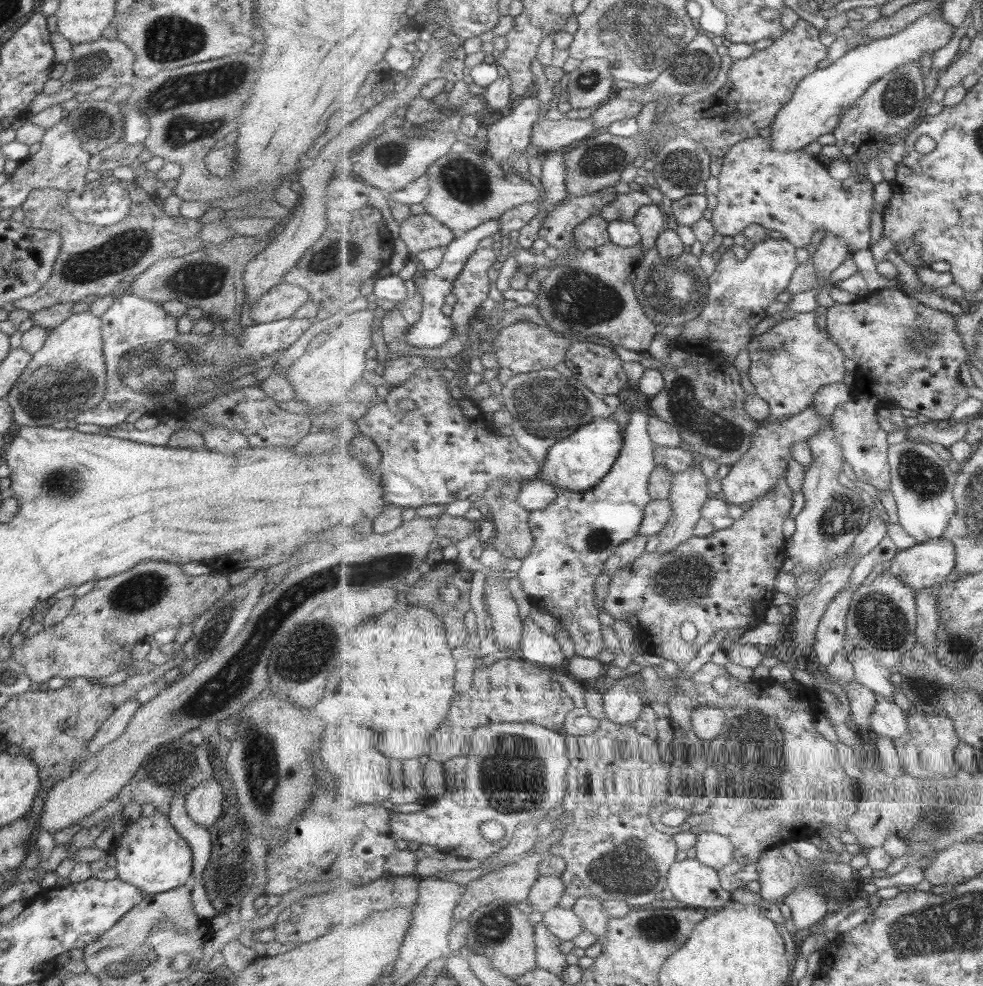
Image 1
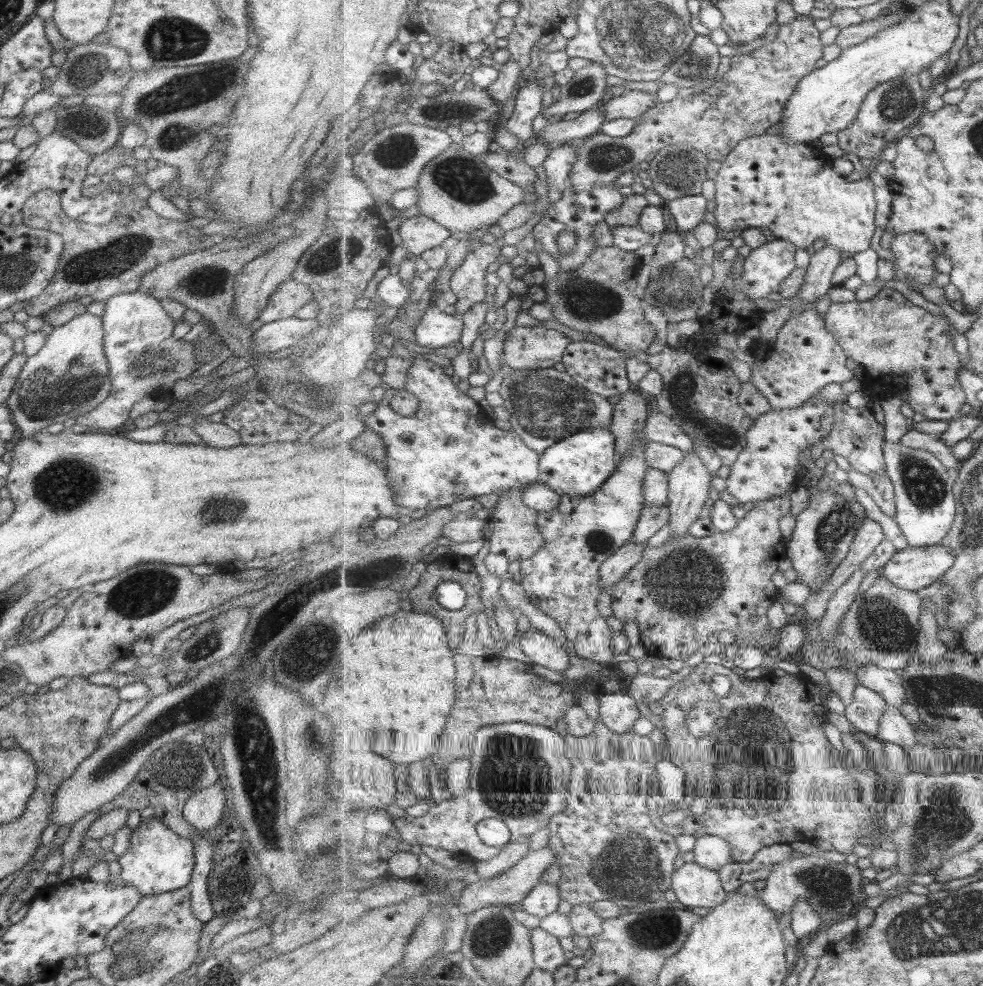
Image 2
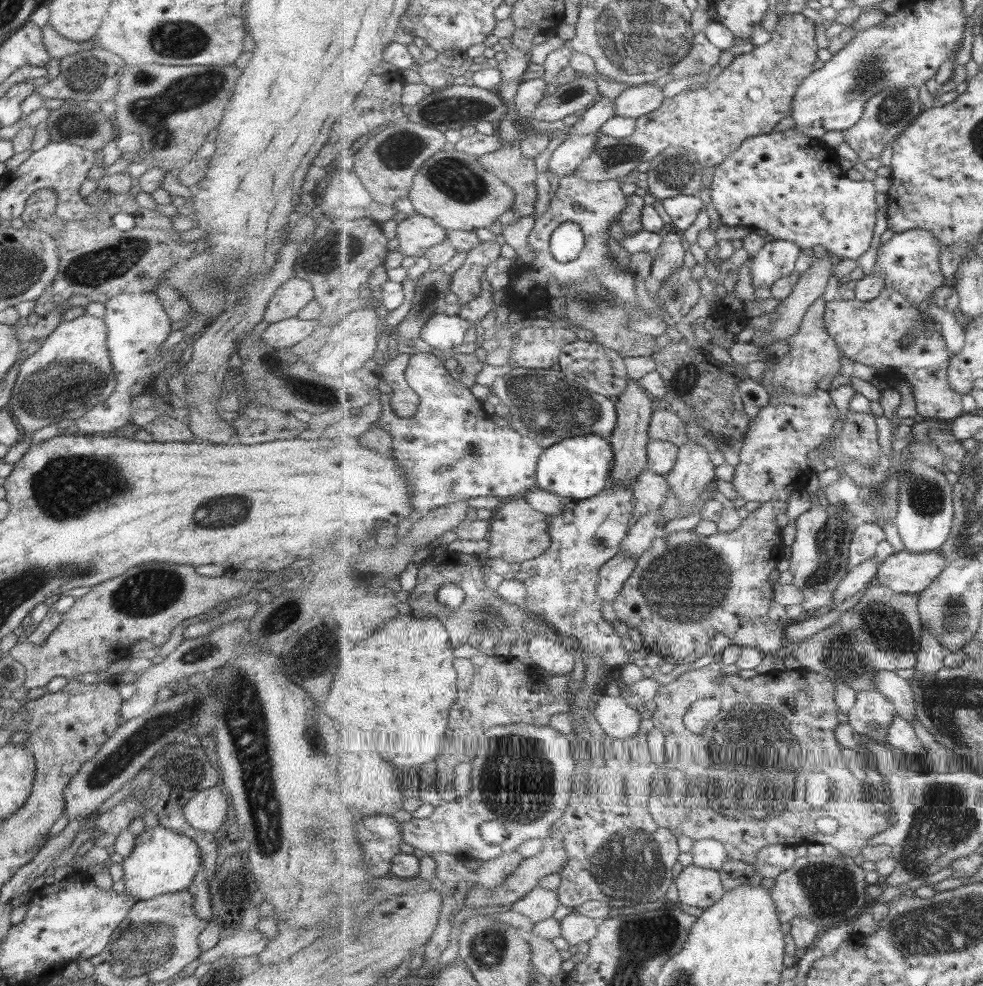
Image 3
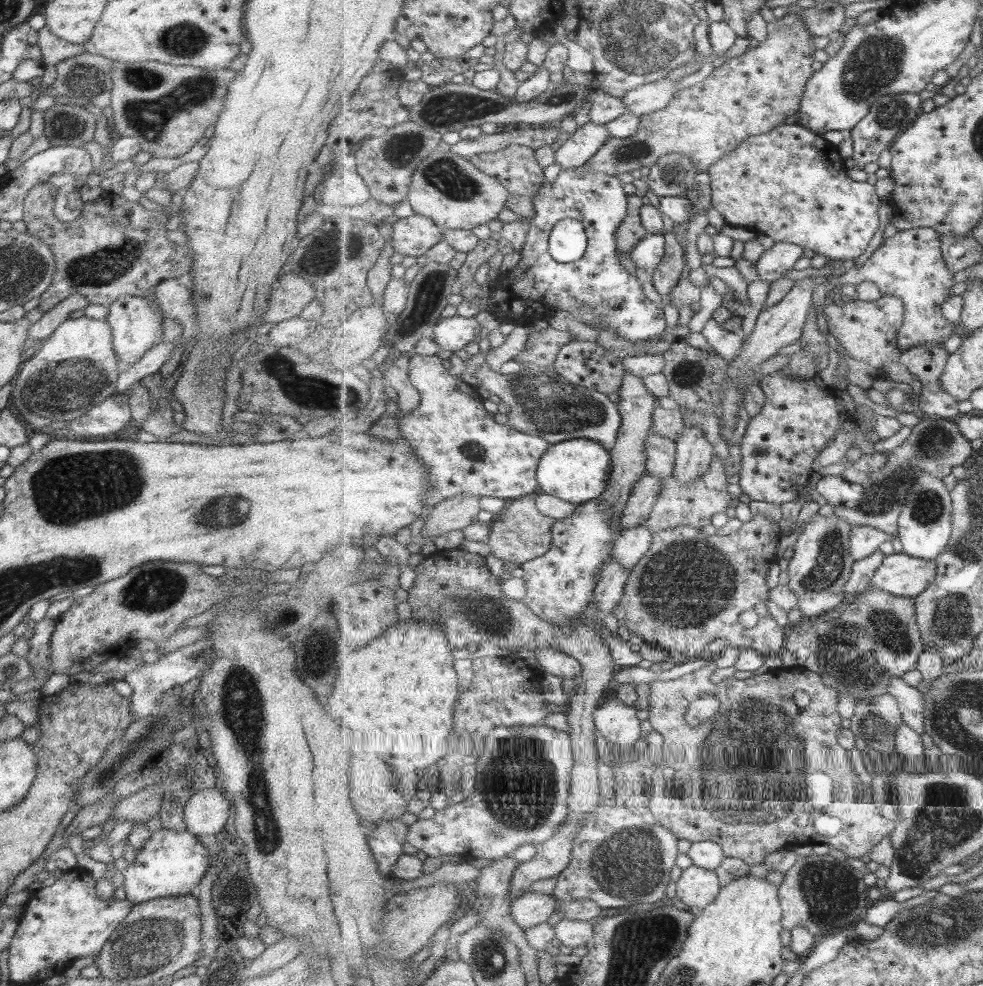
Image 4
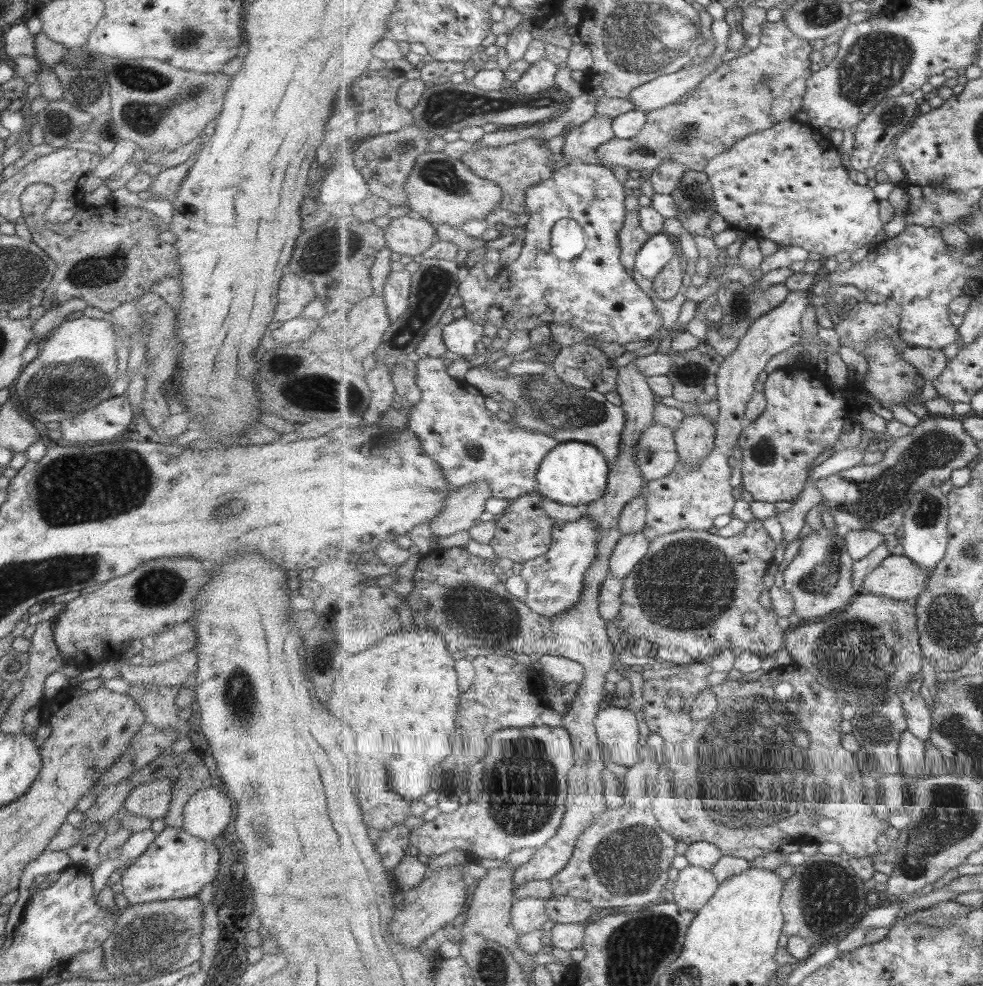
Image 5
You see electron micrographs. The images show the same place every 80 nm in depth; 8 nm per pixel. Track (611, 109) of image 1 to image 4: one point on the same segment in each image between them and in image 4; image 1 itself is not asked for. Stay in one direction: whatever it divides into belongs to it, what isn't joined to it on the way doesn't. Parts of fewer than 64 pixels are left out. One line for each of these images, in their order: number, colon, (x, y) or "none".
2: (631, 105)
3: (634, 102)
4: (653, 97)

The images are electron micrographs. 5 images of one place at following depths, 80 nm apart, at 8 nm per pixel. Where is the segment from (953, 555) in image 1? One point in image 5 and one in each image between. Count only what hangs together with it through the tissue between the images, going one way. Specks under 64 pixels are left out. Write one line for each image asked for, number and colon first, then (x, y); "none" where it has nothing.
2: (914, 568)
3: (906, 572)
4: (901, 574)
5: (899, 577)

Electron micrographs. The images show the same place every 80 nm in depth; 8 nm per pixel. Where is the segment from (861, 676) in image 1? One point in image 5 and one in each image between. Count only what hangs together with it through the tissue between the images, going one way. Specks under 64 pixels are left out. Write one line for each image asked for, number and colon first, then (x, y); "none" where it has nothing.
2: (889, 685)
3: (898, 690)
4: (911, 702)
5: (919, 715)

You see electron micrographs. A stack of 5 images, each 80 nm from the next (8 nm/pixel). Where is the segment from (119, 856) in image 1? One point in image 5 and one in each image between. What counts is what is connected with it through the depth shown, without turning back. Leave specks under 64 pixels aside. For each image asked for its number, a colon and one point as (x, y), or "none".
2: (157, 860)
3: (161, 861)
4: (169, 863)
5: (175, 865)

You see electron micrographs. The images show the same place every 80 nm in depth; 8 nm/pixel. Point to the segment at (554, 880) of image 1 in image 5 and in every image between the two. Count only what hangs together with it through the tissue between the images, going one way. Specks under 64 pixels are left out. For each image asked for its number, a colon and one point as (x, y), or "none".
2: (544, 899)
3: (540, 904)
4: (533, 908)
5: (530, 913)

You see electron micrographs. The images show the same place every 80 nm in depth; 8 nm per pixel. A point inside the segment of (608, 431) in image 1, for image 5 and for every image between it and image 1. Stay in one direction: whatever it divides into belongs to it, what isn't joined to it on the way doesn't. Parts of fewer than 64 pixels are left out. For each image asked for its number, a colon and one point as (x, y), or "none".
2: (579, 465)
3: (579, 468)
4: (577, 470)
5: (576, 473)

